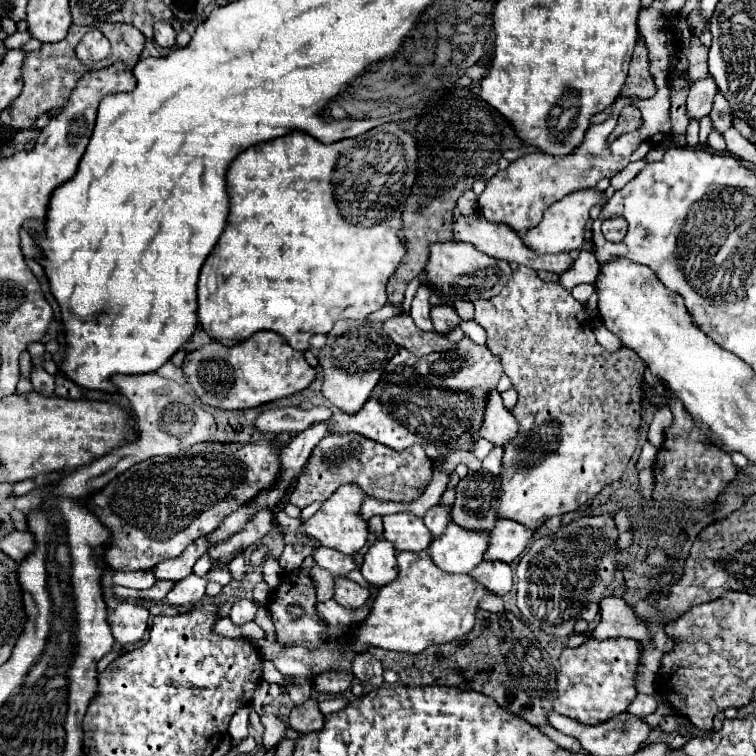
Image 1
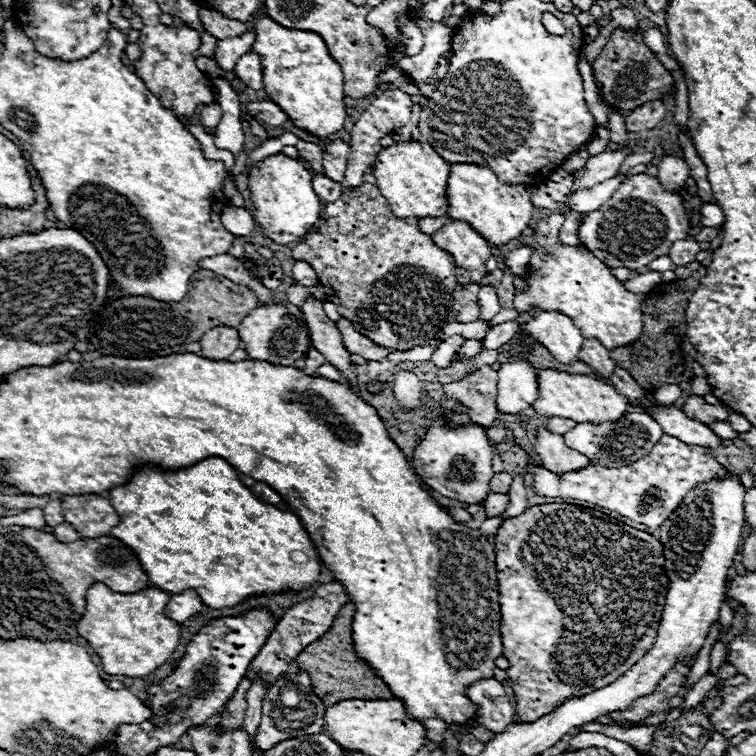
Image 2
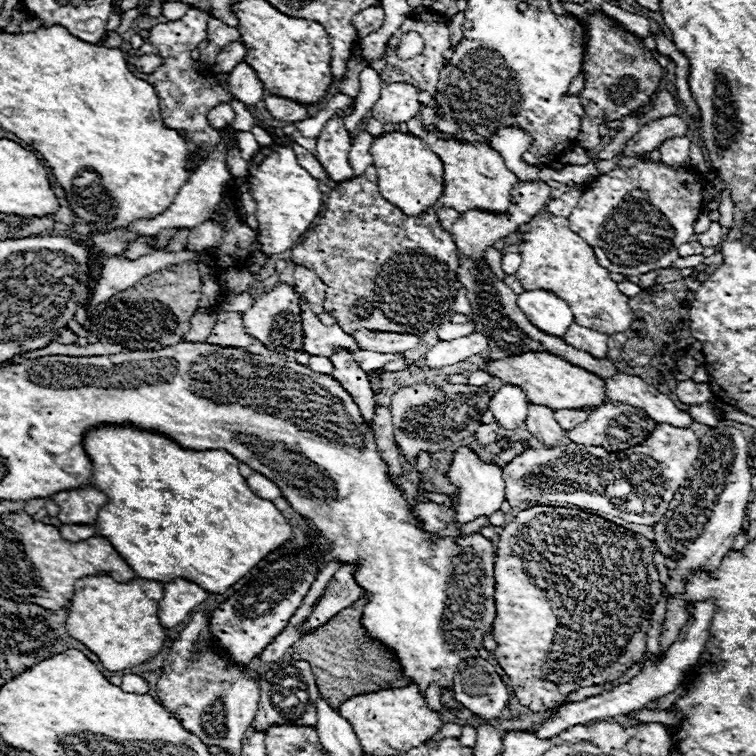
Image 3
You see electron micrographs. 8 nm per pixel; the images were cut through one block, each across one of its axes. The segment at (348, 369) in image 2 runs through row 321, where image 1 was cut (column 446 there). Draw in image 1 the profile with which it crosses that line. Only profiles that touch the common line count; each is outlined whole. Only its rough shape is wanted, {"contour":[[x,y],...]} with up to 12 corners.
{"contour":[[432,306],[436,332],[448,332],[460,324],[452,306]]}

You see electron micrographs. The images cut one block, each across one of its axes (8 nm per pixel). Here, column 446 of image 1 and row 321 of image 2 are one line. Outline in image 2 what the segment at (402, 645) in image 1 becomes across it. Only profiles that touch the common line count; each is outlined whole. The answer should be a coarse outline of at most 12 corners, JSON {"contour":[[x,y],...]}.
{"contour":[[536,222],[514,308],[560,310],[608,350],[642,334],[644,296]]}

